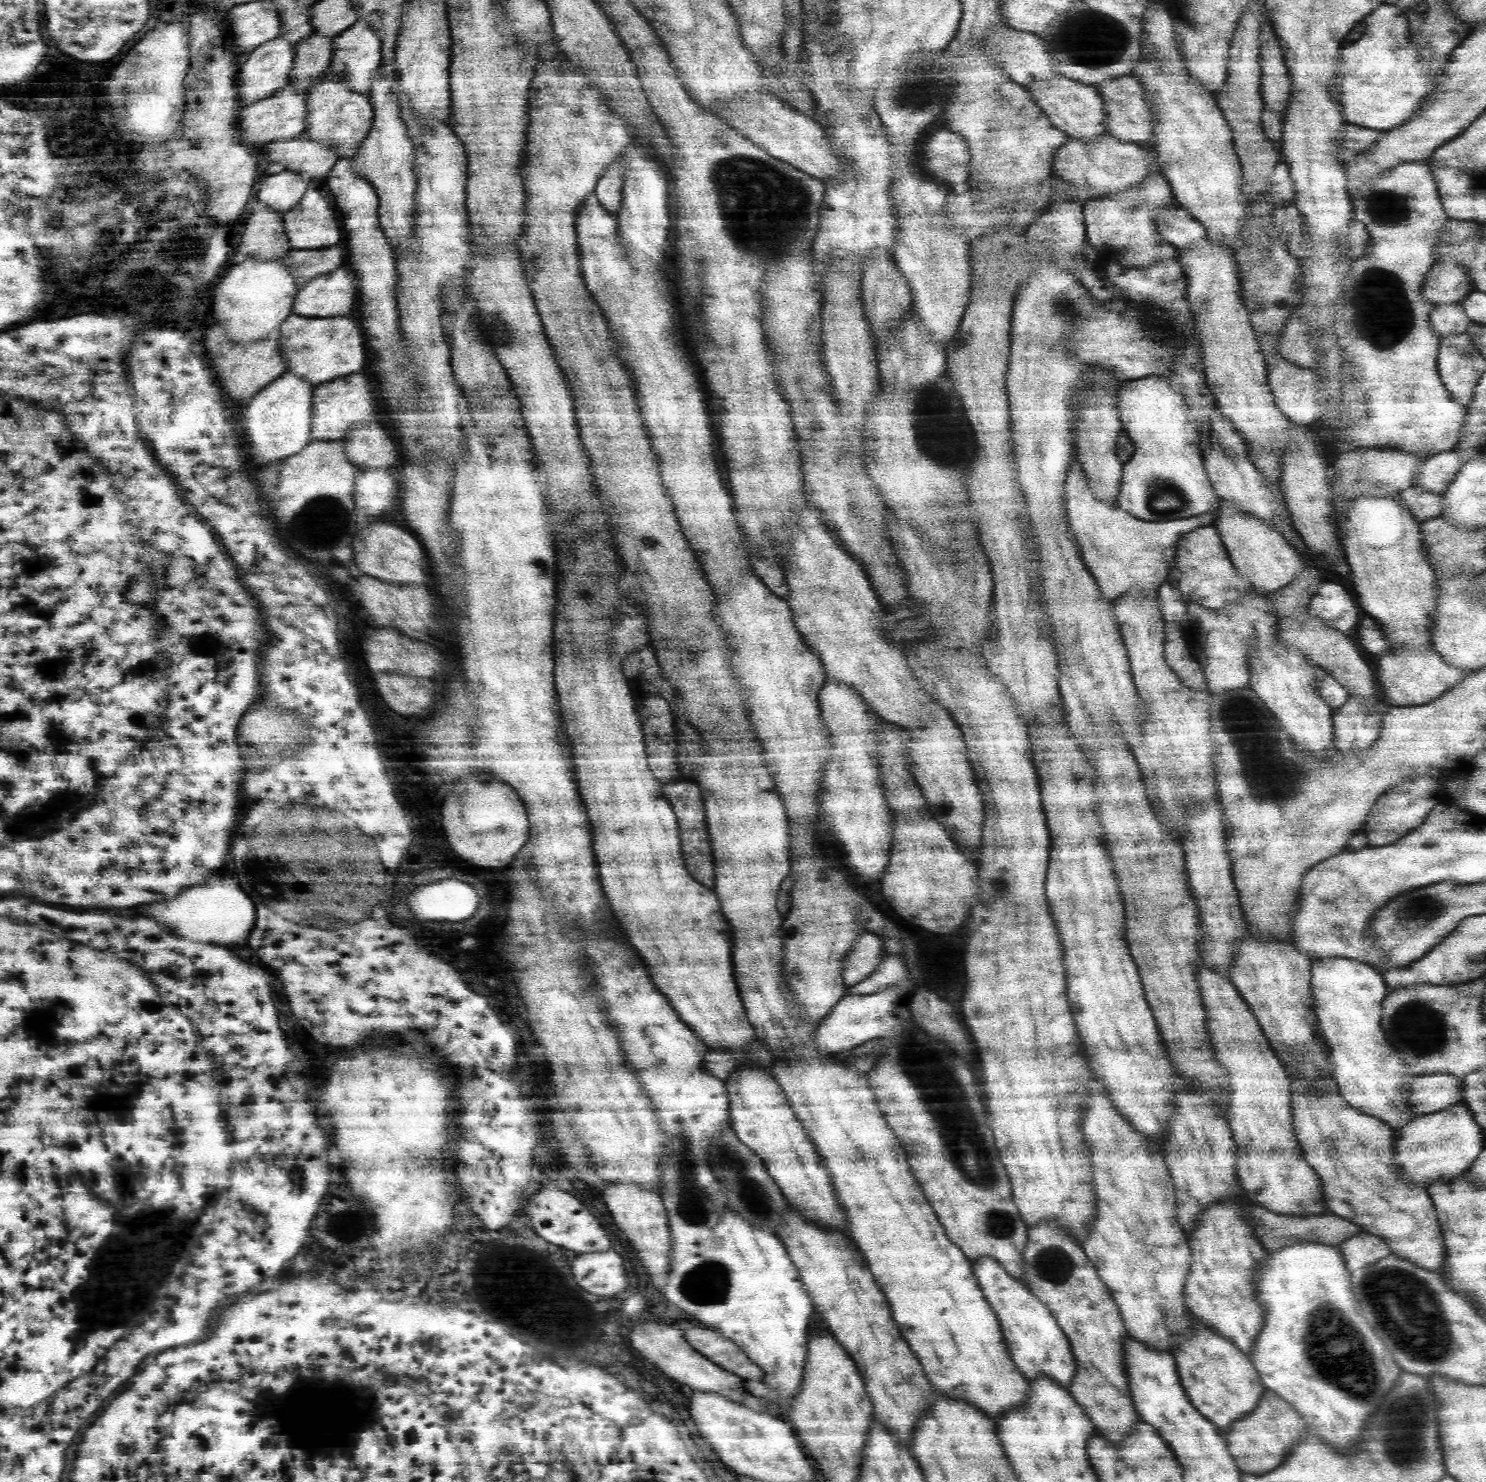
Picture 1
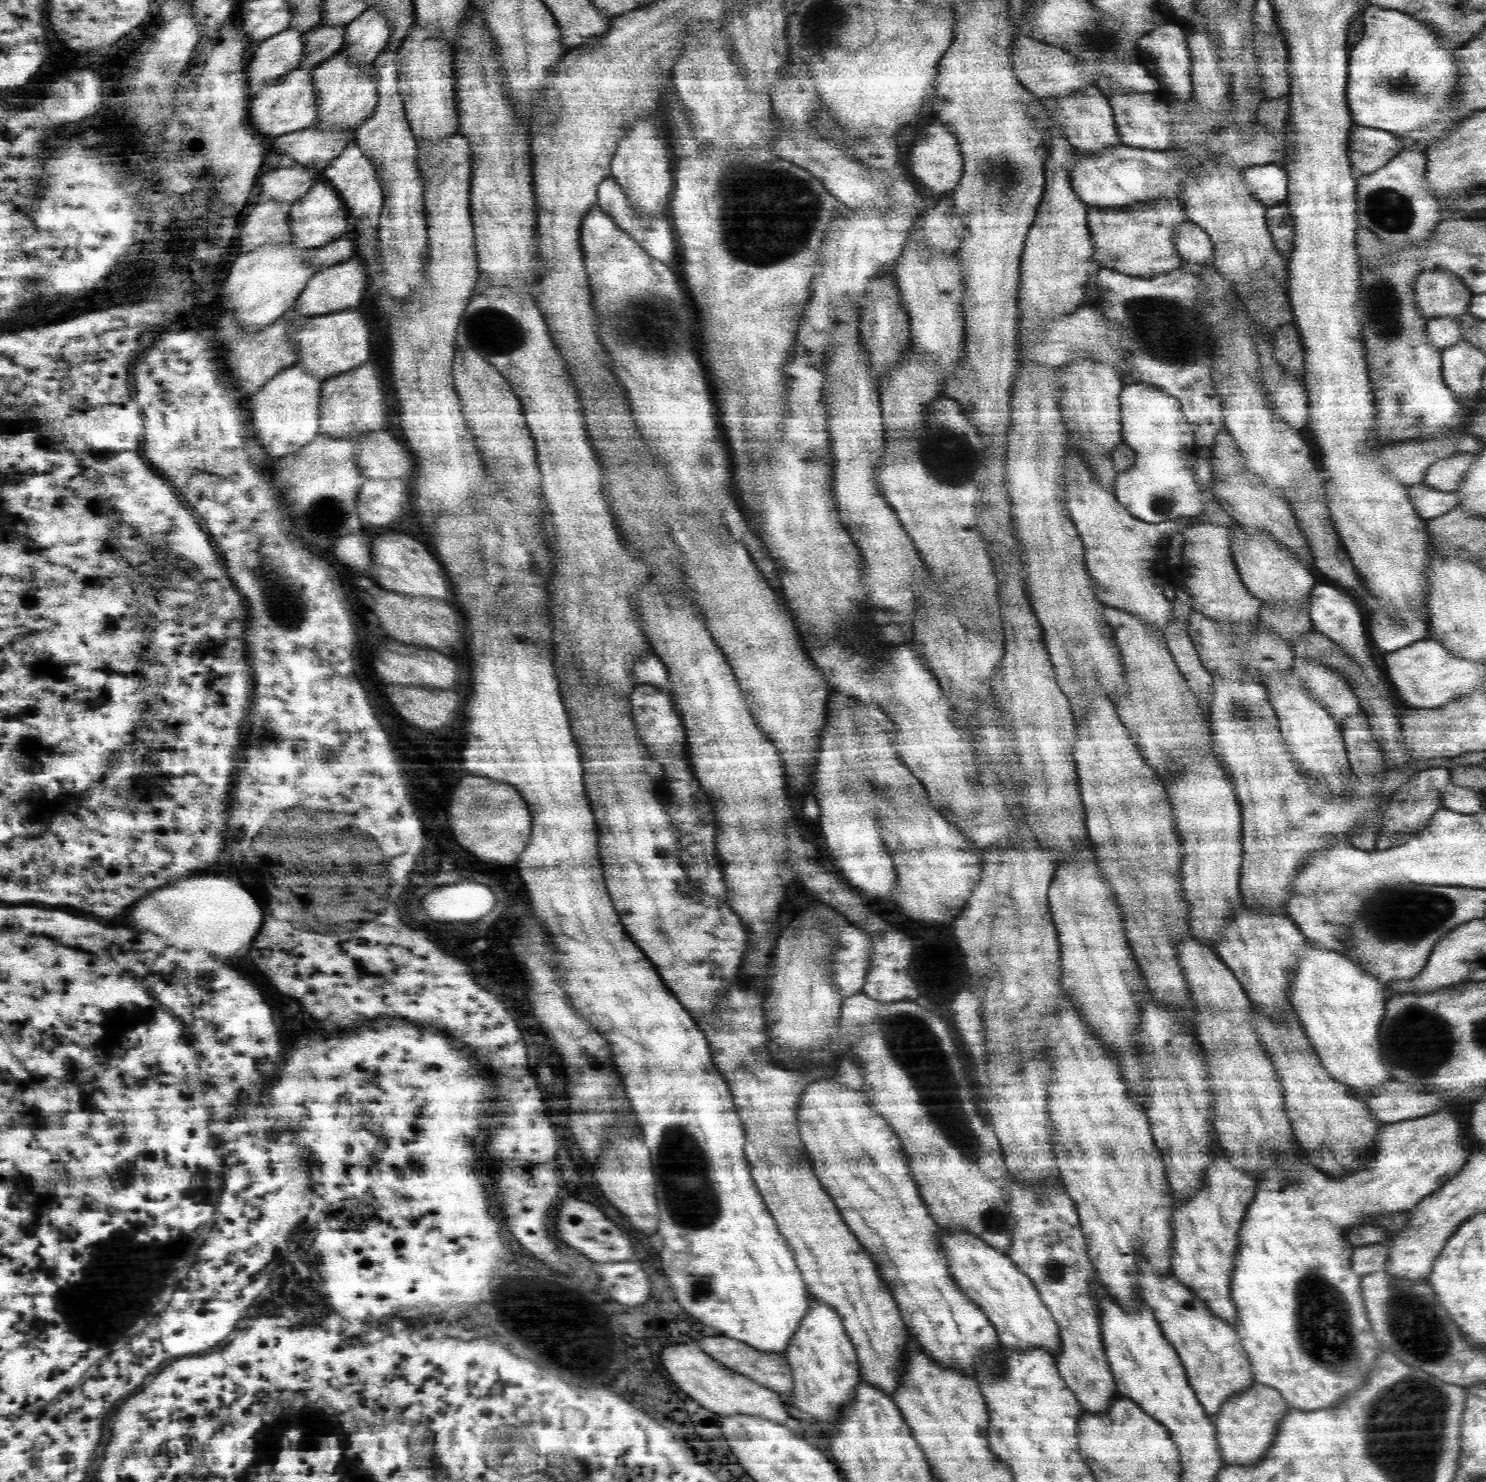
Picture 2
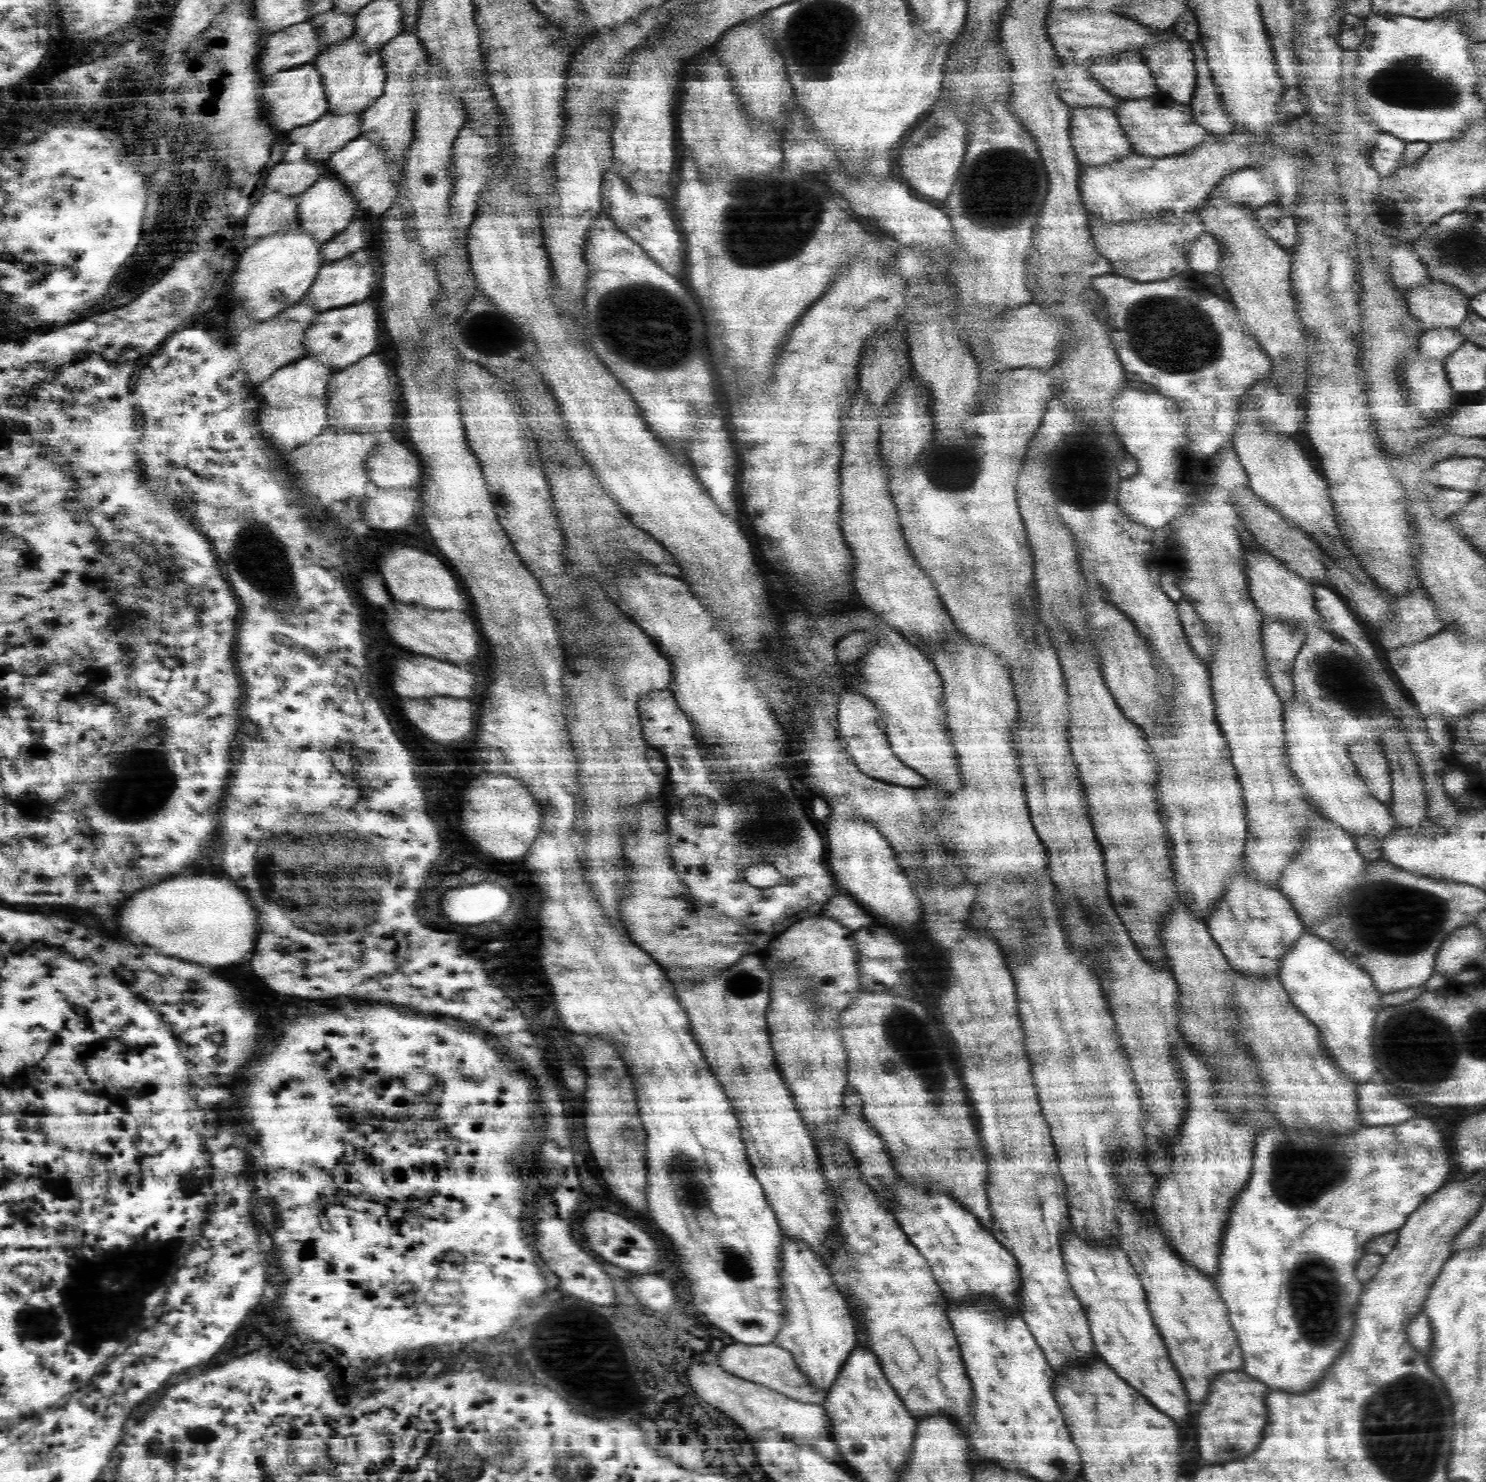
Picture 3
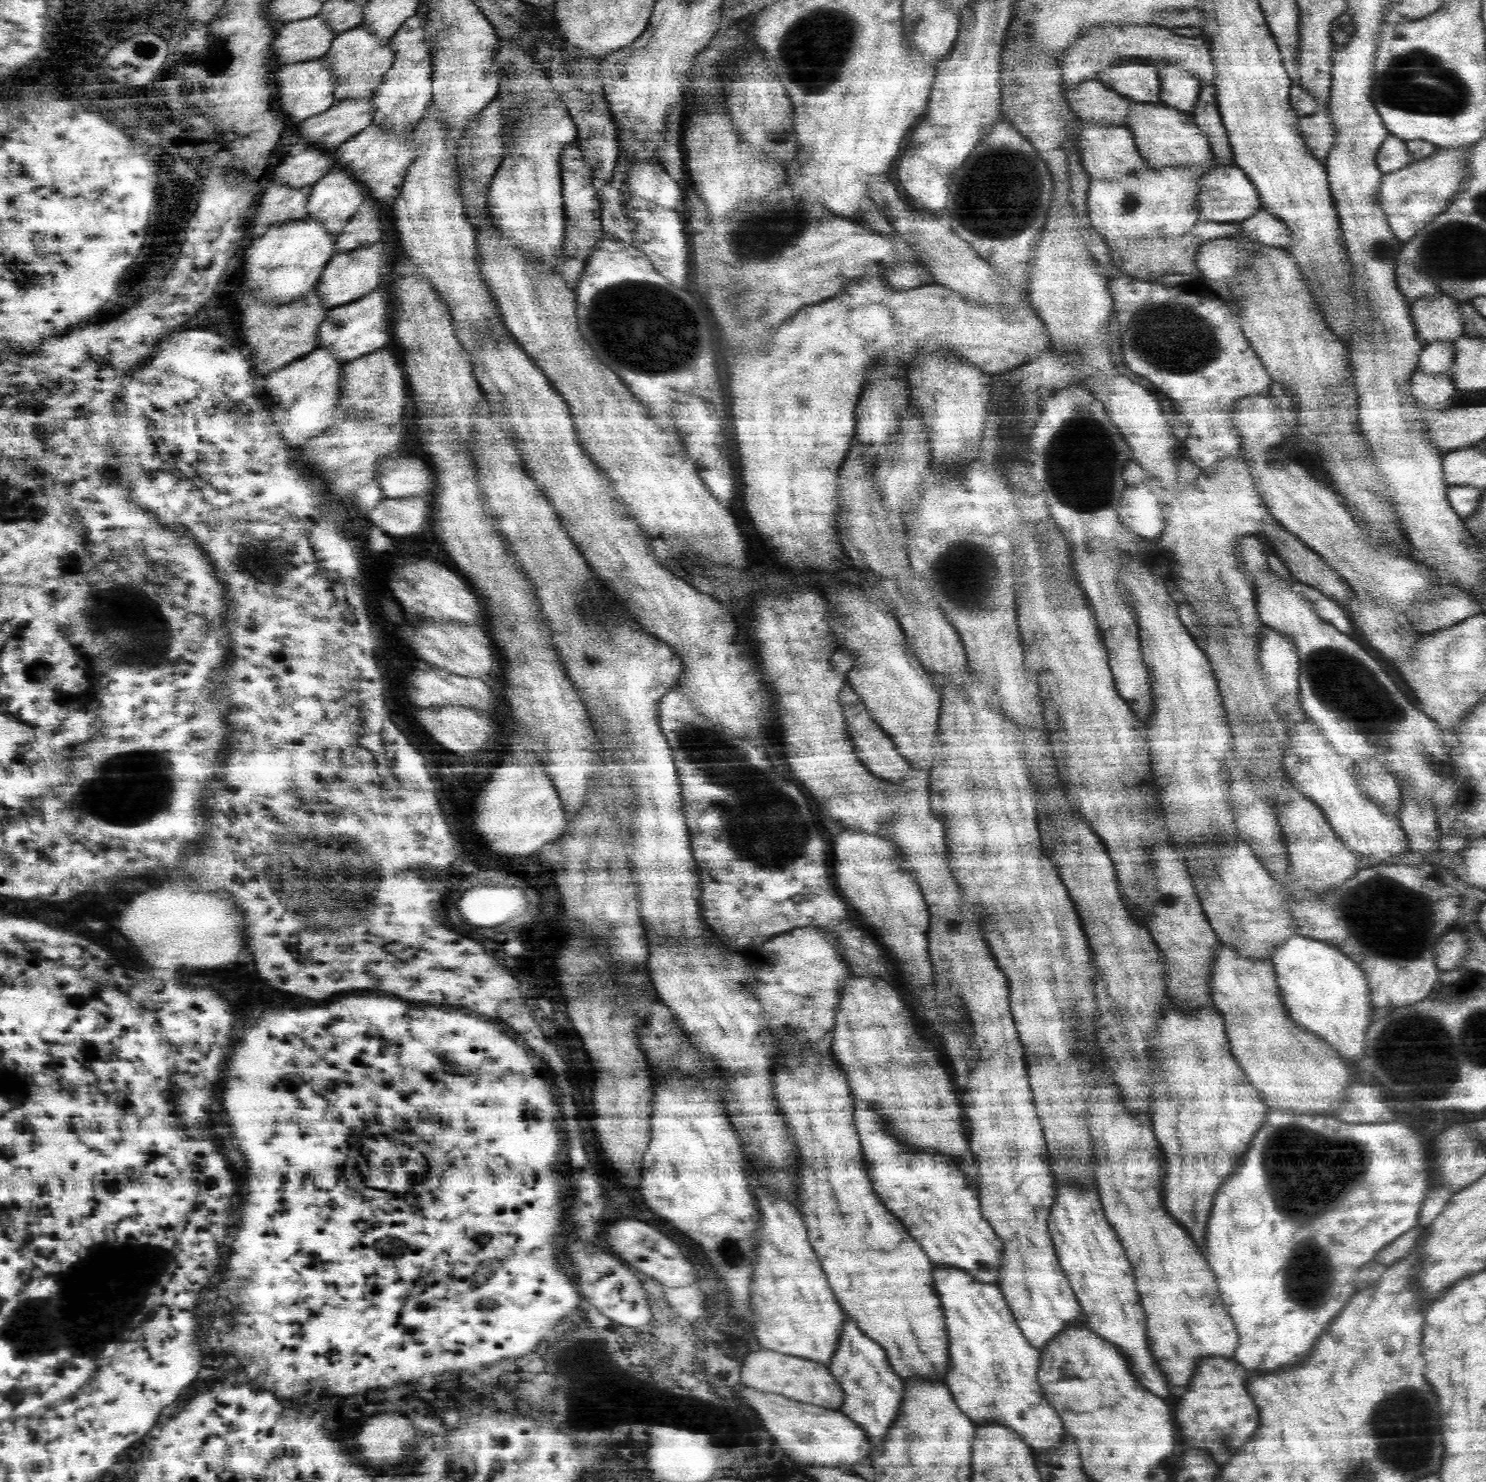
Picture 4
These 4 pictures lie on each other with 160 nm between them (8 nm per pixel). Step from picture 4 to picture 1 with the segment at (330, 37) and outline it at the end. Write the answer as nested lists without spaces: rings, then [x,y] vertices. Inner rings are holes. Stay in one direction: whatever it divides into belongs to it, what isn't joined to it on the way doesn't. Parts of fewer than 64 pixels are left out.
[[[282,35],[258,46],[240,68],[242,104],[268,98],[289,84],[294,60],[294,44]]]

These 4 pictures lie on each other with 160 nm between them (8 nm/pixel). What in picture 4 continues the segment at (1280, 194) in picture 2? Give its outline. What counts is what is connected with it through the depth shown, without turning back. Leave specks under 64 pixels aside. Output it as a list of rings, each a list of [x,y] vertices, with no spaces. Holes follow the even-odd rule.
[[[1236,164],[1216,167],[1212,173],[1205,176],[1200,185],[1201,190],[1197,194],[1200,219],[1218,223],[1232,222],[1232,220],[1246,220],[1250,216],[1254,216],[1262,208],[1260,194],[1256,192],[1252,180]],[[1236,206],[1240,208],[1238,214],[1228,212],[1228,208],[1236,208]]]

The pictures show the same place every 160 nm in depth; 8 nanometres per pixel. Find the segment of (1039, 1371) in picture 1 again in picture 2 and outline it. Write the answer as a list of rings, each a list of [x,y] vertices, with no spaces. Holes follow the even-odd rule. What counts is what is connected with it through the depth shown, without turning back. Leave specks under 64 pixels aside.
[[[942,1229],[941,1232],[942,1247],[946,1248],[945,1254],[948,1255],[950,1262],[949,1272],[956,1278],[970,1300],[978,1304],[988,1315],[997,1330],[1001,1346],[1006,1349],[1022,1349],[1022,1352],[1026,1349],[1042,1348],[1046,1349],[1046,1353],[1050,1353],[1052,1358],[1060,1356],[1061,1333],[1057,1322],[1048,1307],[1042,1303],[1040,1293],[1035,1289],[1030,1277],[1020,1271],[1007,1254],[992,1249],[992,1246],[986,1245],[980,1238],[971,1237],[966,1229],[963,1231],[960,1229],[954,1234],[947,1233],[946,1229]]]

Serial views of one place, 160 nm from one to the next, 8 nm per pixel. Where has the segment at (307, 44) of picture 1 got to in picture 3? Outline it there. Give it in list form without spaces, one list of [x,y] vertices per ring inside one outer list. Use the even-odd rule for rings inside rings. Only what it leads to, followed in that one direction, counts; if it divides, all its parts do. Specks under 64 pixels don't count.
[[[332,8],[330,11],[310,17],[319,36],[319,48],[324,51],[328,46],[345,41],[355,32],[355,17]]]

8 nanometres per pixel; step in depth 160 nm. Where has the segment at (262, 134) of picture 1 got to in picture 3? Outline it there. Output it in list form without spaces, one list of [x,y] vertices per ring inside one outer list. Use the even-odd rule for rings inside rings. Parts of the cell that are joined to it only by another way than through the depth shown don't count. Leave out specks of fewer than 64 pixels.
[[[312,64],[296,66],[292,70],[272,74],[266,80],[262,98],[264,98],[264,104],[266,104],[270,126],[280,128],[280,130],[292,130],[296,126],[310,124],[328,113],[326,93],[324,93],[322,86],[322,75]]]

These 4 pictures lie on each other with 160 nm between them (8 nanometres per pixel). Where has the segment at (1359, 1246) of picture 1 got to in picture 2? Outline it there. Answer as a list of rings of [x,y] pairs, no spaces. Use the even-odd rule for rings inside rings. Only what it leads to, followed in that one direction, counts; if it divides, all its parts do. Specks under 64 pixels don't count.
[[[1374,1243],[1369,1246],[1356,1247],[1352,1249],[1351,1270],[1360,1278],[1364,1275],[1373,1274],[1375,1271],[1382,1271],[1389,1261],[1387,1244]]]

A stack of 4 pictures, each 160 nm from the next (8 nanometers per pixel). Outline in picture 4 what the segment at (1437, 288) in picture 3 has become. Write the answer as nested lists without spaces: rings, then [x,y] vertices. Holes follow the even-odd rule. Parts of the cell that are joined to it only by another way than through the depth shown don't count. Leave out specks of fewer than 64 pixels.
[[[1442,293],[1420,297],[1411,304],[1411,315],[1419,343],[1454,342],[1464,336],[1460,305]]]

